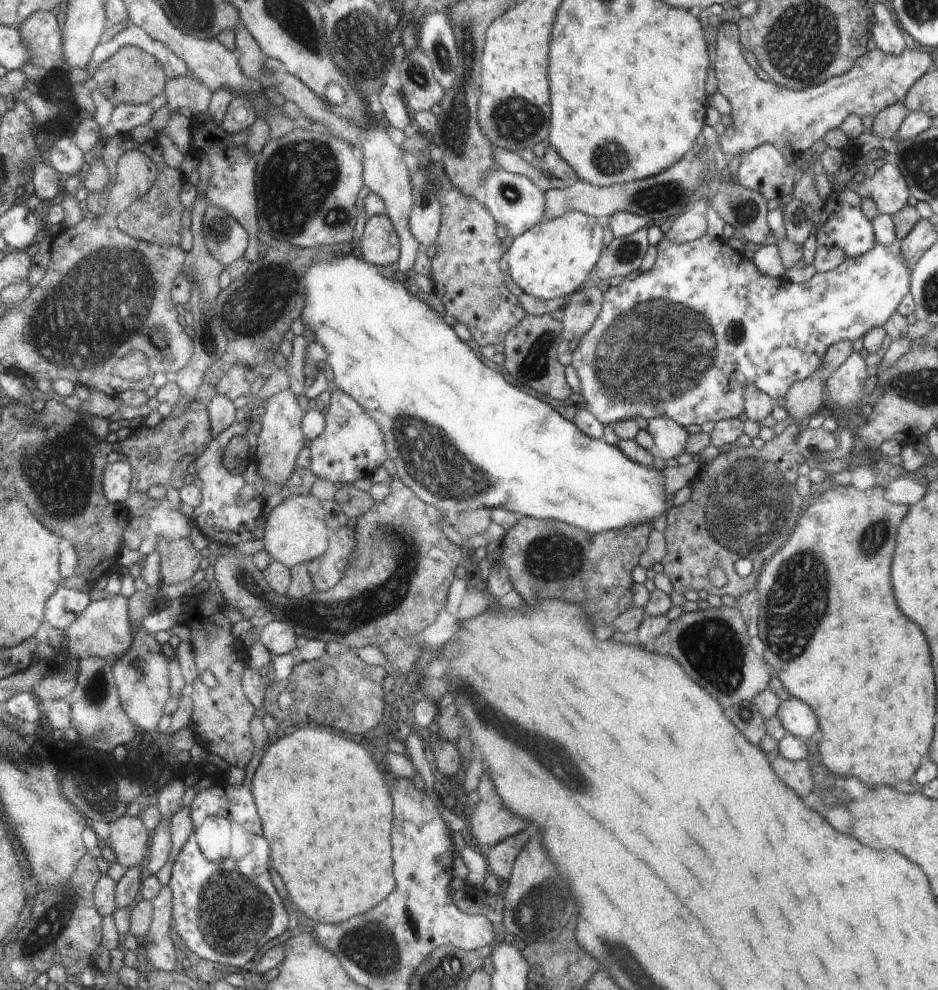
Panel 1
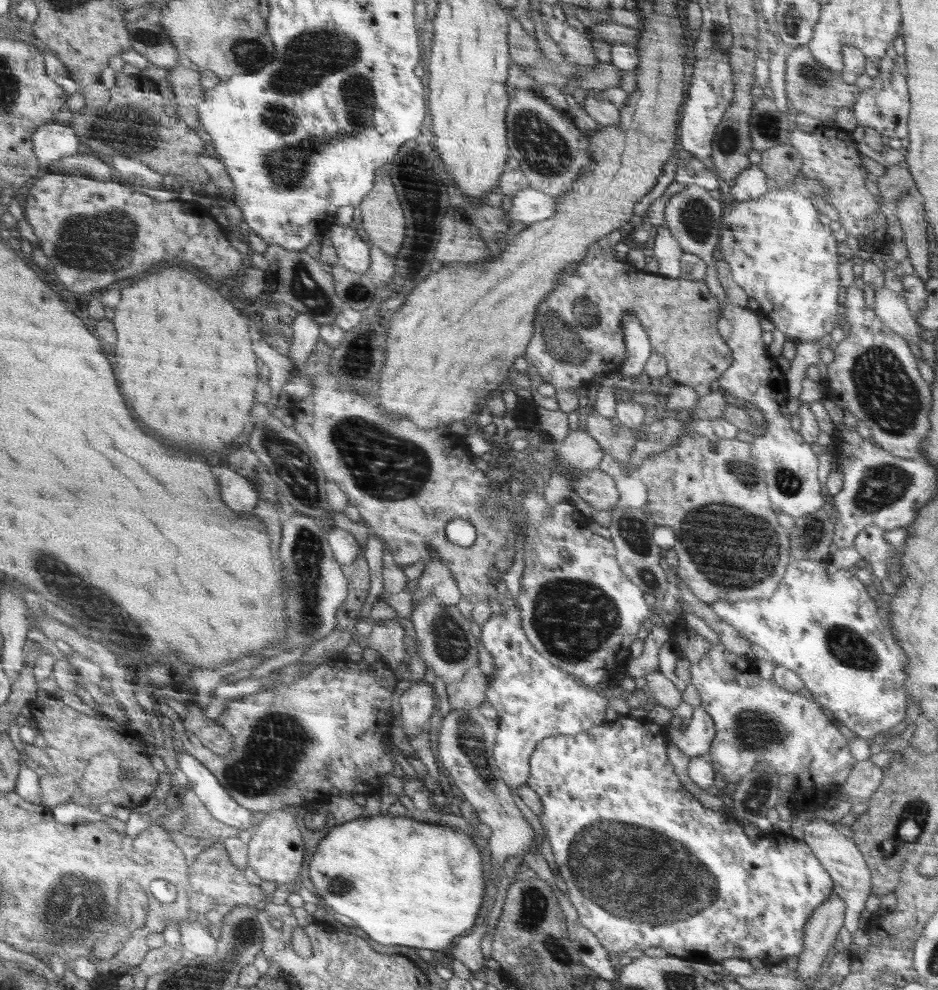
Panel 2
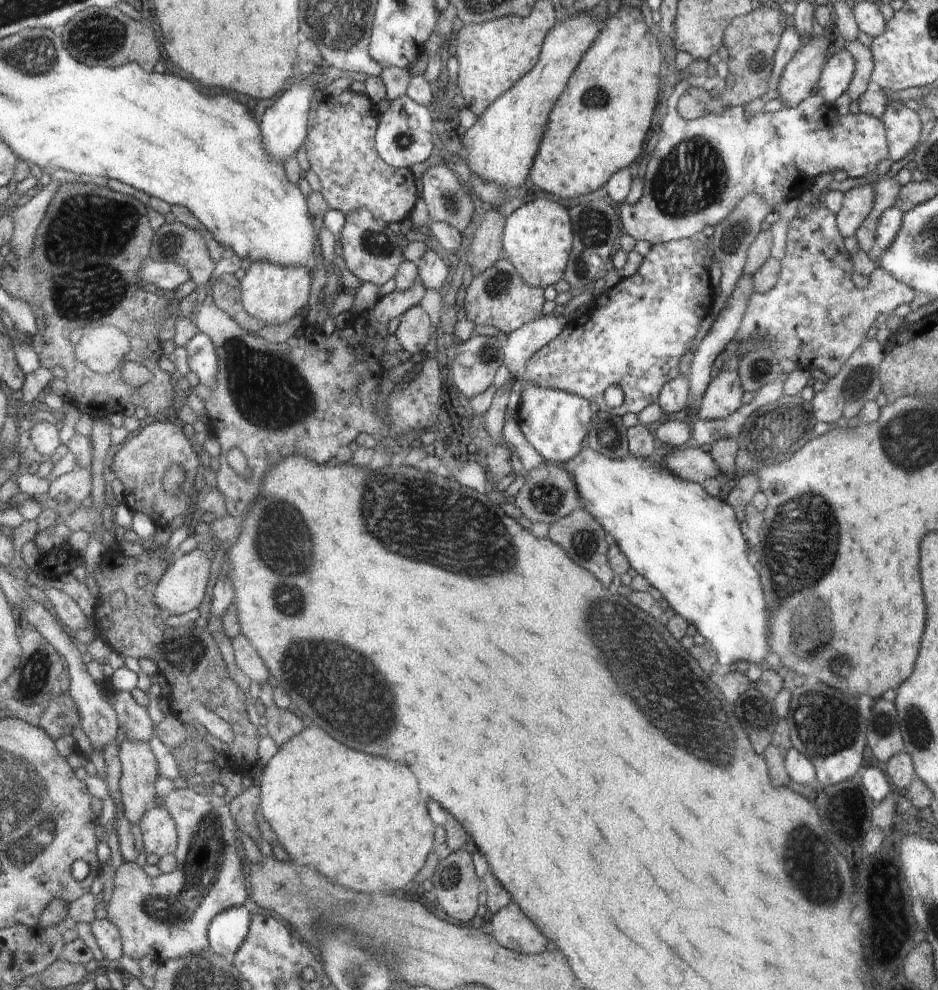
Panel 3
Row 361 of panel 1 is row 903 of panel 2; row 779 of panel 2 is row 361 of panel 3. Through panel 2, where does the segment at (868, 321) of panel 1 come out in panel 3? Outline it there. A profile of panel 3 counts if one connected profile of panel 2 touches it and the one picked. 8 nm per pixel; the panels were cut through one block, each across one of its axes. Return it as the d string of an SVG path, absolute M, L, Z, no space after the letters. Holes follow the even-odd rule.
M677 240L666 244L654 244L651 246L650 252L643 258L640 268L631 277L624 277L620 279L617 284L612 287L608 287L607 291L601 295L598 295L590 305L590 308L574 320L569 320L567 326L563 328L558 336L551 343L540 348L535 354L532 354L531 360L527 363L526 372L524 372L524 380L528 384L534 384L538 388L548 388L548 390L561 390L564 392L571 392L577 394L586 400L591 400L596 403L599 410L607 412L610 410L610 406L606 406L604 402L604 390L608 386L620 386L620 390L624 392L624 404L610 410L614 415L622 417L626 412L632 412L639 414L640 410L644 410L646 406L656 402L658 400L658 392L663 390L663 386L666 383L670 383L671 380L678 378L678 362L680 362L680 356L684 352L690 350L690 346L696 338L696 333L700 330L700 320L704 320L708 312L710 312L710 304L712 304L712 298L710 298L710 276L708 272L698 266L694 262L694 242L690 240Z

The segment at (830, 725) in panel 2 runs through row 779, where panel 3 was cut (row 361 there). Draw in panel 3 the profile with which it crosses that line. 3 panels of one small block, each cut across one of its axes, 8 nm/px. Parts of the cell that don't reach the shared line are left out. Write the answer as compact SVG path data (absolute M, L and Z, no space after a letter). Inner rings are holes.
M826 205L811 209L804 218L794 217L788 224L788 236L786 239L786 253L779 261L782 270L776 286L765 293L752 293L746 314L740 323L740 330L734 334L726 346L723 356L723 369L718 375L708 383L698 407L695 409L694 417L706 420L718 420L730 416L743 406L743 388L739 380L739 363L741 362L738 350L740 344L746 341L752 349L764 348L774 352L775 356L780 356L784 360L796 362L797 366L804 370L822 370L826 376L834 377L840 368L846 364L846 360L854 354L856 350L866 340L866 332L874 324L880 313L891 311L893 307L900 304L911 304L918 294L906 284L898 282L892 274L884 272L882 268L876 267L874 272L868 277L868 284L864 288L856 288L852 284L854 275L852 274L852 258L850 252L844 246L844 238L840 236L839 228L836 228L836 218L834 214L826 208Z

